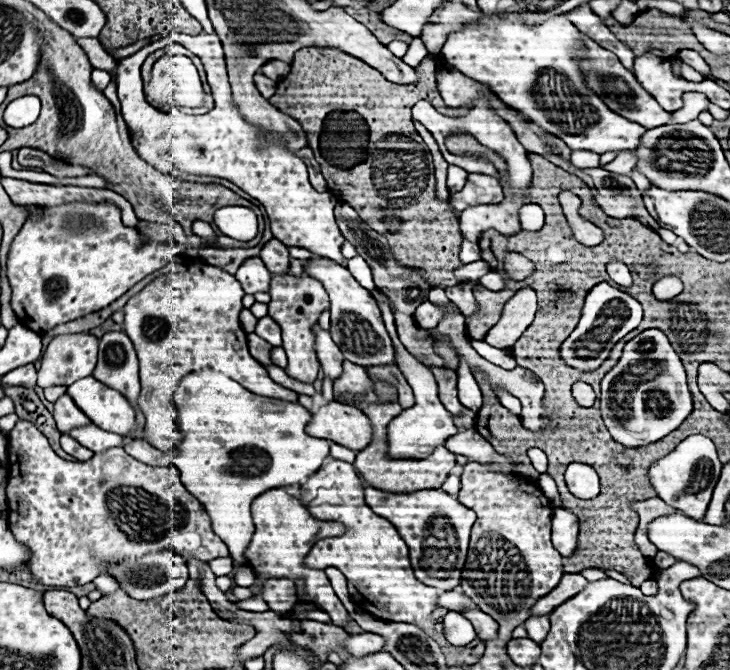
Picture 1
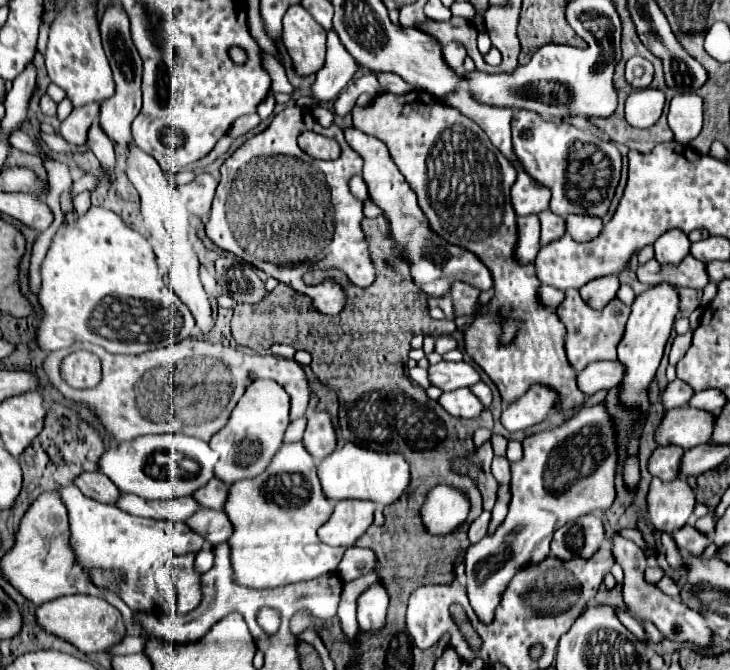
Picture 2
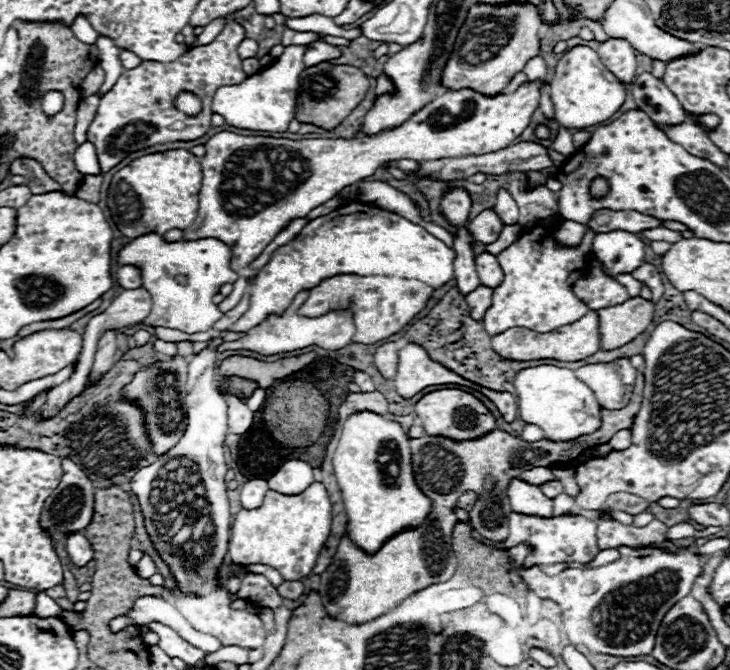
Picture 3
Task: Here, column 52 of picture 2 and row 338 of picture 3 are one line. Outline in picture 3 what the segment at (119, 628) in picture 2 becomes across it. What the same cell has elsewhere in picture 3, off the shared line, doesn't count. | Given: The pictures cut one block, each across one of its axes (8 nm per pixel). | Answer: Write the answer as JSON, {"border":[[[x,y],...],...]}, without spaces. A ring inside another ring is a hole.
{"border":[[[630,298],[624,304],[606,306],[598,310],[600,348],[614,350],[632,342],[650,326],[652,312],[654,312],[654,302],[642,298]]]}

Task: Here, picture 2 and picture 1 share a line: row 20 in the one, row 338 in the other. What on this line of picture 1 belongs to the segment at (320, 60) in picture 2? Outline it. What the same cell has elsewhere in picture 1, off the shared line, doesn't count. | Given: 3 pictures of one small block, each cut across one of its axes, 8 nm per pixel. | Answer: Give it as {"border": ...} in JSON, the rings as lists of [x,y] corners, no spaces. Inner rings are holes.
{"border":[[[302,272],[300,276],[292,276],[292,274],[286,274],[286,276],[276,276],[272,274],[272,288],[270,288],[270,296],[272,296],[272,302],[268,304],[270,306],[270,312],[268,316],[272,316],[280,328],[282,328],[282,338],[284,338],[284,344],[282,348],[286,350],[288,354],[288,370],[286,374],[300,380],[300,382],[308,382],[312,384],[318,376],[318,370],[320,370],[320,362],[318,362],[318,354],[316,354],[316,324],[318,324],[318,318],[324,310],[330,308],[330,296],[328,292],[324,290],[324,286],[318,282],[318,280],[312,280],[312,276],[308,276],[308,272]]]}

